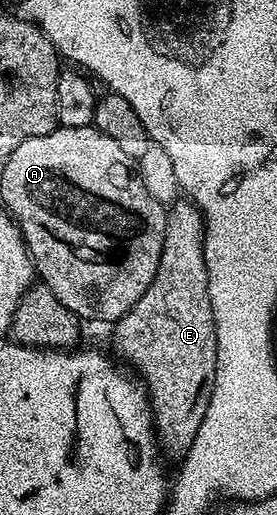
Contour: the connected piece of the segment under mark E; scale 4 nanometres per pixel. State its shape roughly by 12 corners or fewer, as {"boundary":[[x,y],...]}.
{"boundary":[[166,207],[153,284],[114,323],[115,350],[159,398],[215,382],[203,212]]}

